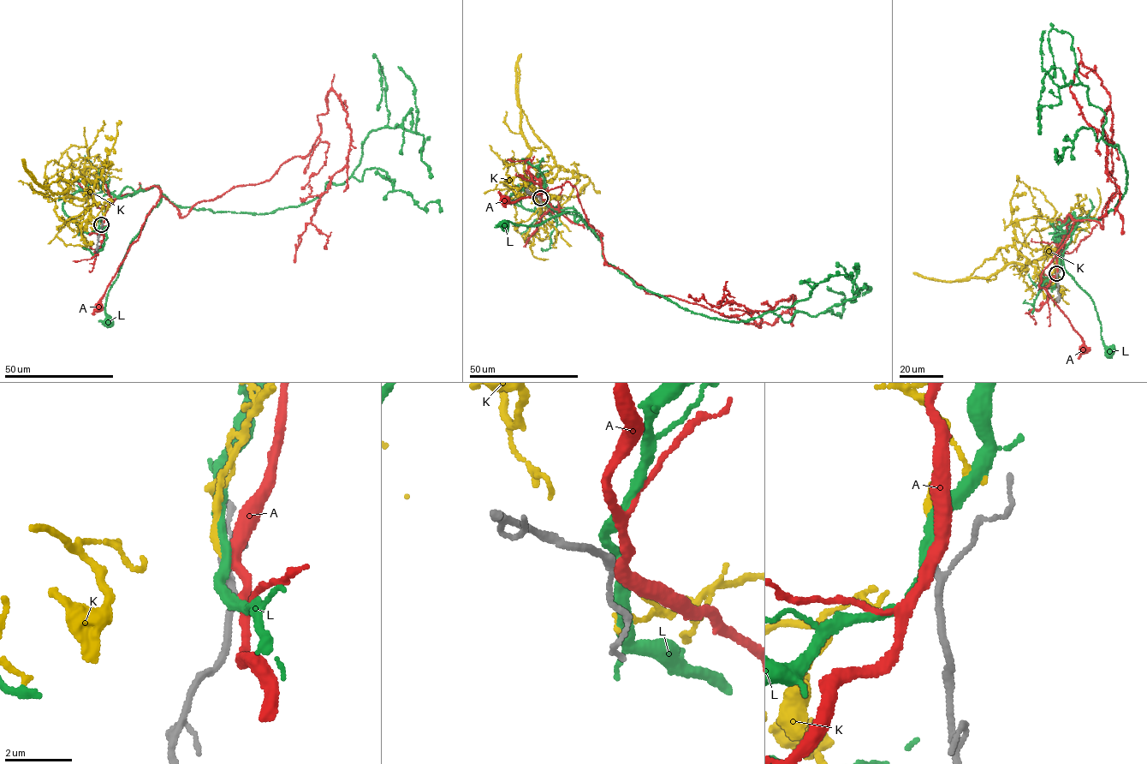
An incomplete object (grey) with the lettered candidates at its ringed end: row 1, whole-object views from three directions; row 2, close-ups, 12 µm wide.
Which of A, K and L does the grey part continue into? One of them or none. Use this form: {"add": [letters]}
{"add": ["K"]}

